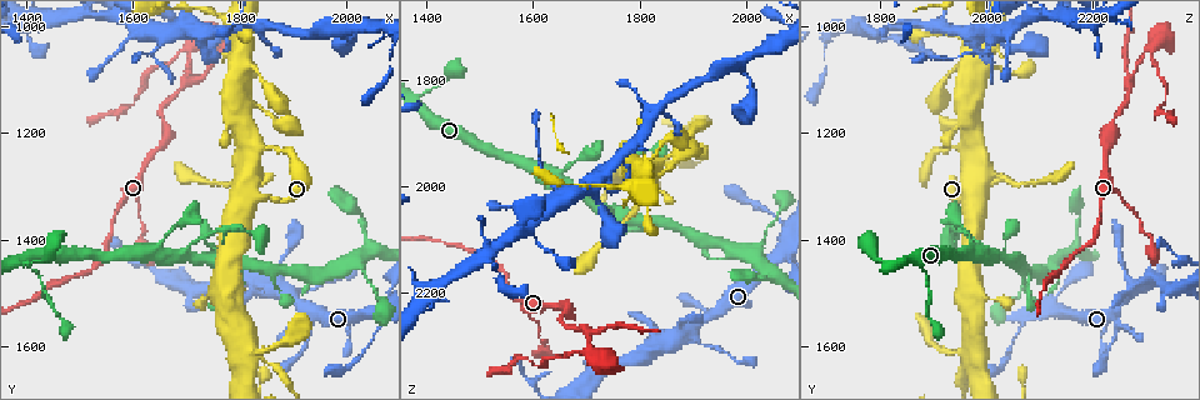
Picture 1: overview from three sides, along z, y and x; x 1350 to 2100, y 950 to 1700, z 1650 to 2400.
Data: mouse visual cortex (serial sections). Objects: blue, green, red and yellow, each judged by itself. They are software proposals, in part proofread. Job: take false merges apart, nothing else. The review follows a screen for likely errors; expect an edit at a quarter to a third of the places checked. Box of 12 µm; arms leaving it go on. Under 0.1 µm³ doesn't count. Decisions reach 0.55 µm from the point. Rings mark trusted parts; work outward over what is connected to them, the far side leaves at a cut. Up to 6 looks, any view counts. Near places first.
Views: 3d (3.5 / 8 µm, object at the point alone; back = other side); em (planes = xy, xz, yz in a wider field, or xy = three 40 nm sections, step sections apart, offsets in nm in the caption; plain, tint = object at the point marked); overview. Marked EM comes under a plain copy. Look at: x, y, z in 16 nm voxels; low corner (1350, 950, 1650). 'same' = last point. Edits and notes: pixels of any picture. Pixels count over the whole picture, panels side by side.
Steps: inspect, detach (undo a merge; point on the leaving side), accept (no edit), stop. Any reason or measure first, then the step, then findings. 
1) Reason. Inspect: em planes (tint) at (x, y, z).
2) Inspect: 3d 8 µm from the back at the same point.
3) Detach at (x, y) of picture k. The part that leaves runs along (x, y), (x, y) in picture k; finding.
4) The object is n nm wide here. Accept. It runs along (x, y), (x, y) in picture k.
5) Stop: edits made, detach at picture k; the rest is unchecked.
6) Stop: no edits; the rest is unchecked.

Three arms meet. Inspect: 3d 3.5 µm at (1700, 1105, 2265).

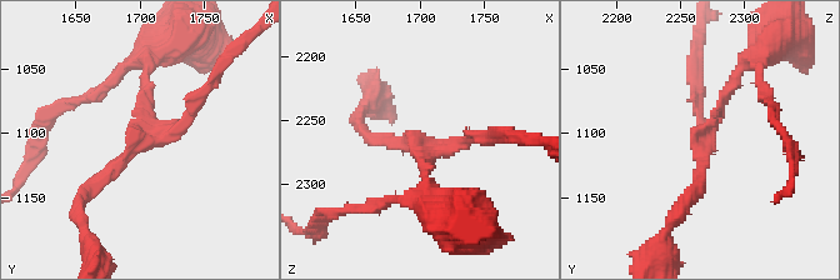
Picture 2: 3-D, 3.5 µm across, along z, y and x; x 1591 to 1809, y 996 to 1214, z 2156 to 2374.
3 arms meet here; the arms are 150, 150, 150 nm wide. Inspect: em xy step 1 (tint) at (1706, 1104, 2272).

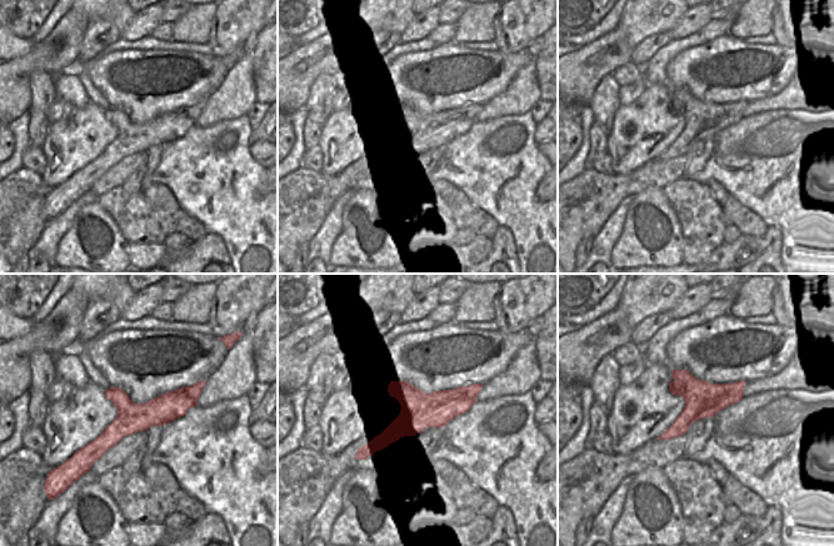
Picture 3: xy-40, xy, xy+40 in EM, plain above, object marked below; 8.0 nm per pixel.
Detach at (146, 71) of picture 2. The part that leaves runs along (146, 111), (146, 58), (185, 35) in picture 2; two cells meet here.

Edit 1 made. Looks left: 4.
Inspect: overview.

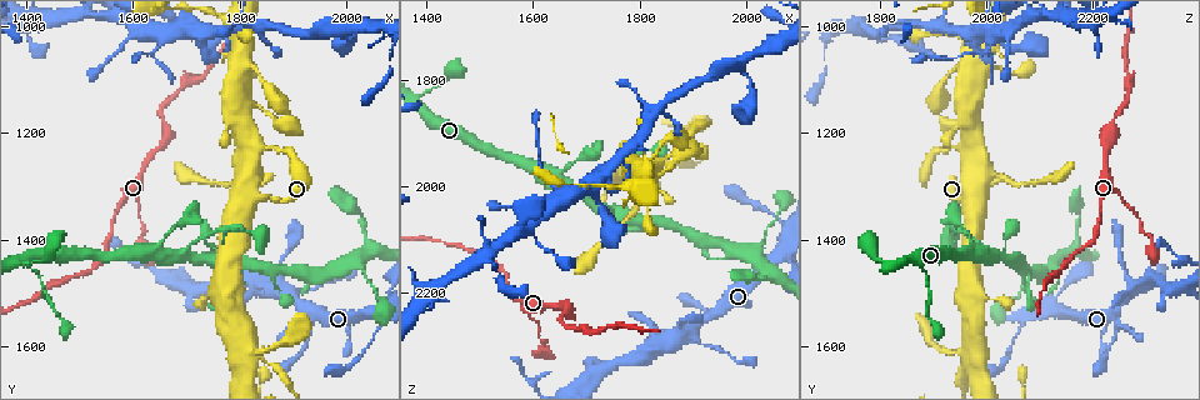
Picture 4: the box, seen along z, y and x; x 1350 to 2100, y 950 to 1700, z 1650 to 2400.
Sharp bend. Inspect: em planes (tint) at (1935, 1550, 2245).

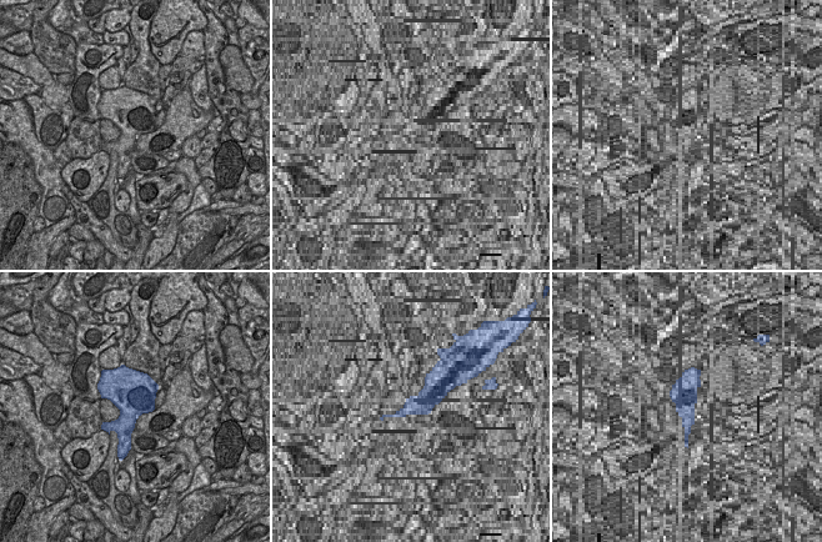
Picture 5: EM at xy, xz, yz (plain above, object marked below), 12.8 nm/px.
Inspect: 3d 3.5 µm at the same point.

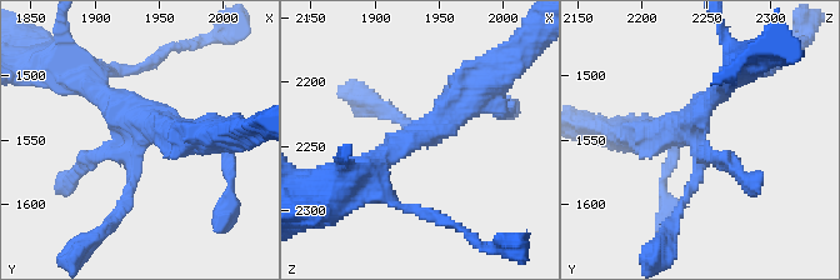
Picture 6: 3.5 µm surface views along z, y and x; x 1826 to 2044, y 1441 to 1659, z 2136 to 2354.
Accept. It runs along (199, 134), (156, 126), (115, 218) in picture 6; all the same cell.

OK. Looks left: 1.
Stop: edits made, detach at picture 2; the rest is unchecked.

